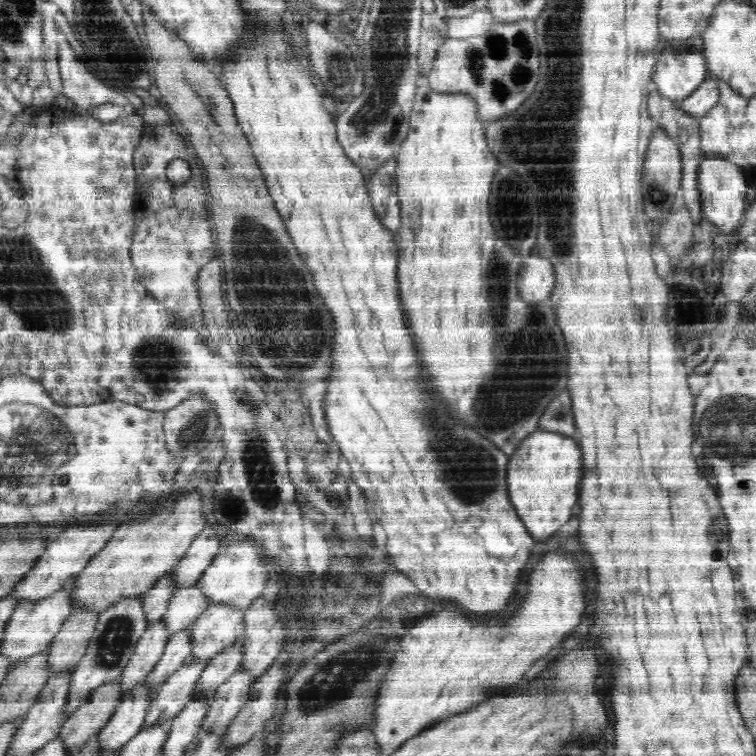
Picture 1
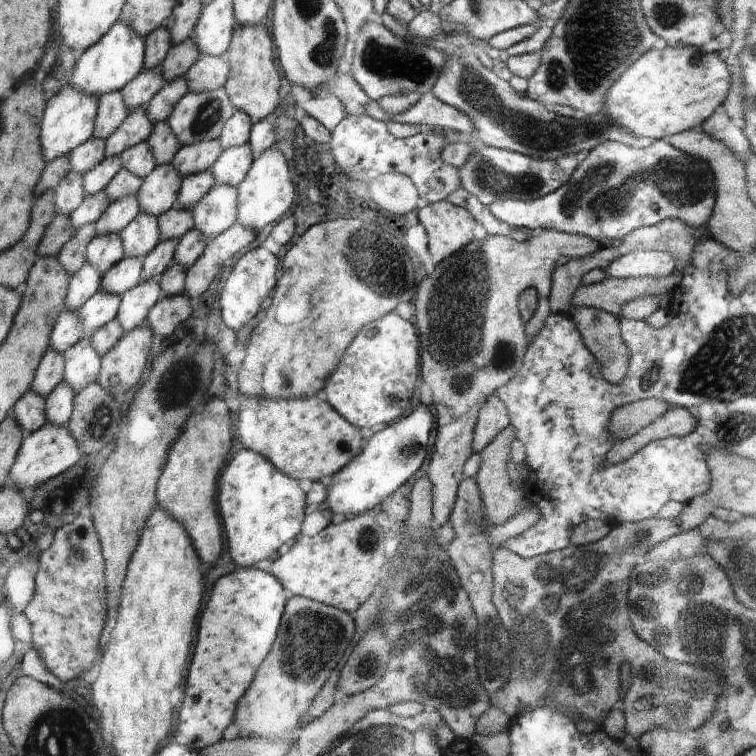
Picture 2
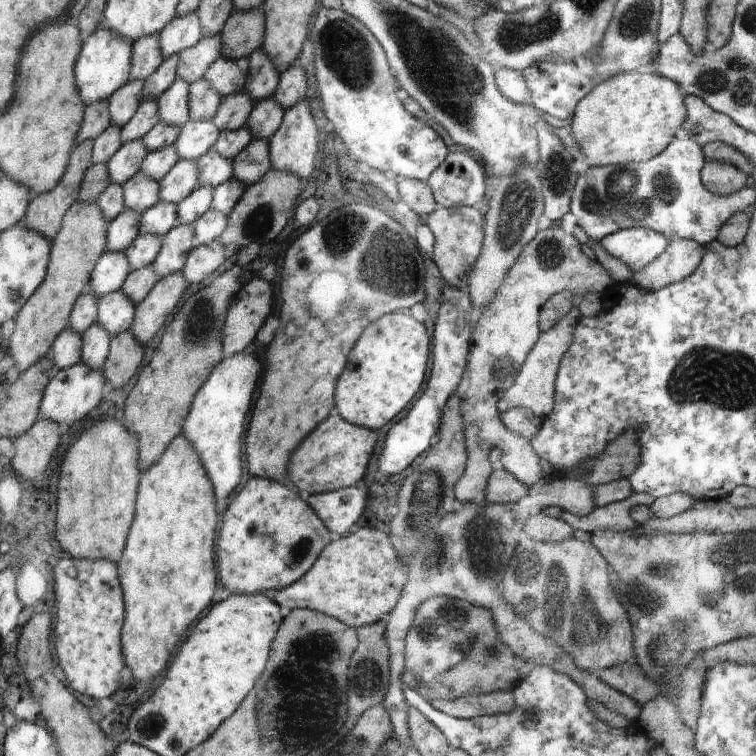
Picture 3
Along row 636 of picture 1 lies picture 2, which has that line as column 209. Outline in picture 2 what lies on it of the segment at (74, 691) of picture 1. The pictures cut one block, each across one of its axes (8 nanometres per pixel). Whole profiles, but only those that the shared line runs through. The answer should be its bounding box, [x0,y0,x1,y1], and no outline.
[167,88,235,146]

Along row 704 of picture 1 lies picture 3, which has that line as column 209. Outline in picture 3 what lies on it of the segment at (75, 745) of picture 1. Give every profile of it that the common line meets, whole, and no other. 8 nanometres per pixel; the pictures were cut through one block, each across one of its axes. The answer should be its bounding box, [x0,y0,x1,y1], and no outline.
[189,80,221,121]

